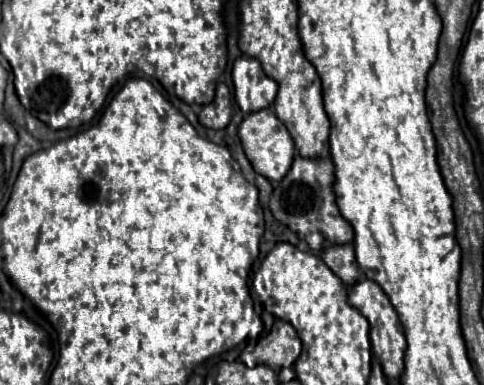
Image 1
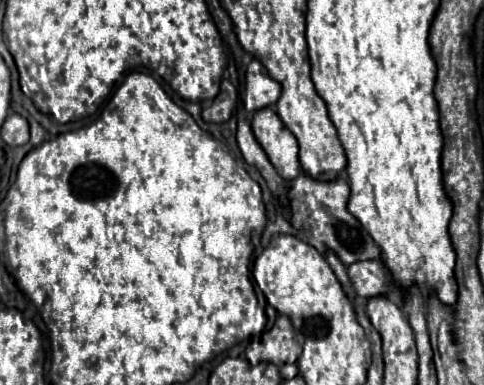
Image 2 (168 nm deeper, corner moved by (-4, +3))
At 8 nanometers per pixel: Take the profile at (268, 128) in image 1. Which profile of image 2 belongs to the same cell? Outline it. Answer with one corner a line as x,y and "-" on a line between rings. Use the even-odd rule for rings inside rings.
273,107
255,111
251,121
257,143
267,153
271,165
283,179
295,179
301,173
299,145
295,135
283,125

